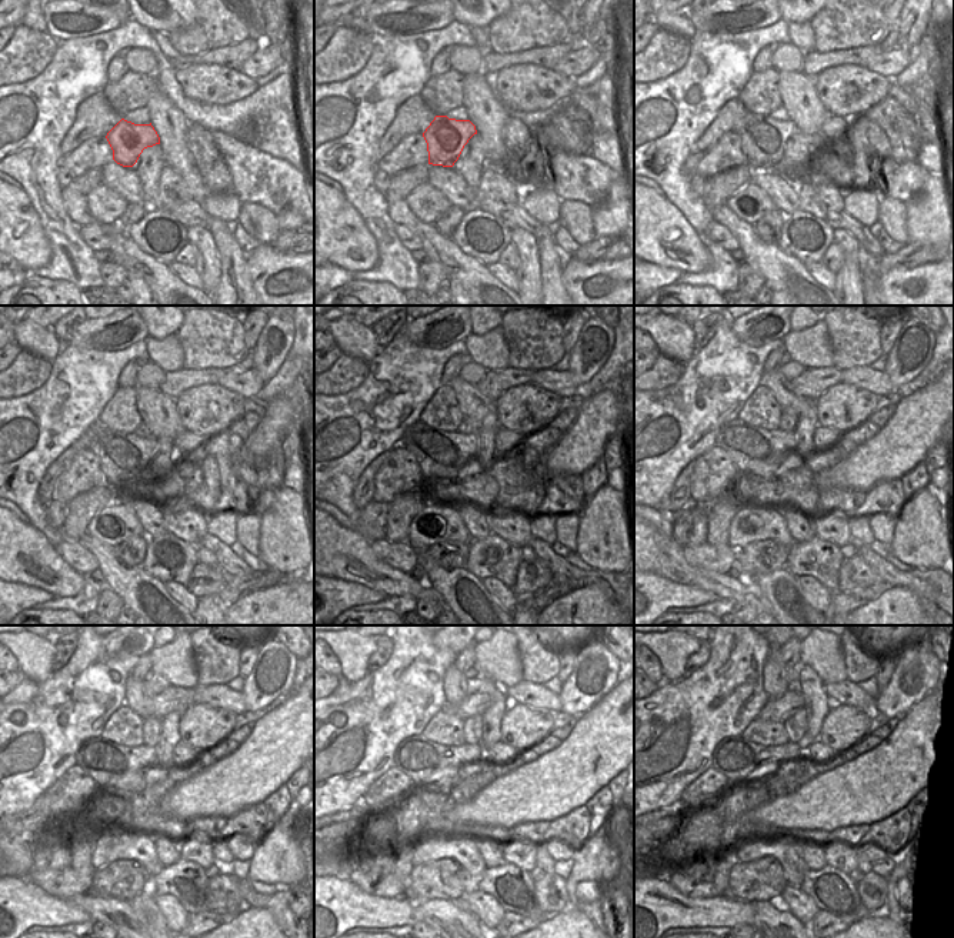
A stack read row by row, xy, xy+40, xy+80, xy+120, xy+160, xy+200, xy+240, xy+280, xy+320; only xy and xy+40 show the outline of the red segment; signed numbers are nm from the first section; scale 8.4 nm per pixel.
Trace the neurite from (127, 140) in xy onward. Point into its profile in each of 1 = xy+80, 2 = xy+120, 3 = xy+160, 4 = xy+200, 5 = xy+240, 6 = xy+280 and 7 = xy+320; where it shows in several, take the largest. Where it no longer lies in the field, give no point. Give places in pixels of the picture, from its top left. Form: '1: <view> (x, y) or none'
1: xy+80 (763, 139)
2: xy+120 (123, 457)
3: xy+160 (440, 456)
4: xy+200 (757, 451)
5: xy+240 (112, 765)
6: xy+280 (417, 757)
7: xy+320 (734, 757)

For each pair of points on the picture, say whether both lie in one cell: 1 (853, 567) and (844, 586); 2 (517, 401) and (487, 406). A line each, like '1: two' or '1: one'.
1: one
2: two

